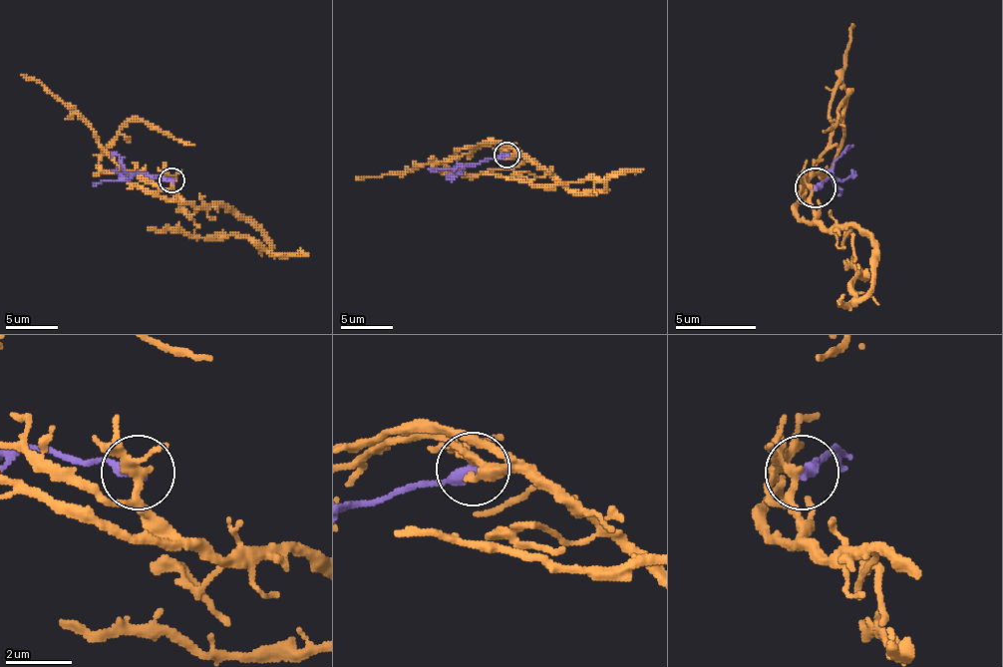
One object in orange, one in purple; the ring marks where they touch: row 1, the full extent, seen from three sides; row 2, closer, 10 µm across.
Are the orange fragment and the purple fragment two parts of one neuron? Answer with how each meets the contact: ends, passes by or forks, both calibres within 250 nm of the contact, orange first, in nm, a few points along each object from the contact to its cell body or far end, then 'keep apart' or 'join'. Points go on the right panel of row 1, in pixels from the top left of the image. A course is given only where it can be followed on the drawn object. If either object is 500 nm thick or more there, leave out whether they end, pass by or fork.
orange forks | purple ends | 190/380 nm | orange via (814, 188), (802, 200), (802, 192), (814, 176), (814, 164), (830, 140), (830, 91), (846, 63), (854, 22) | purple via (814, 188), (830, 176), (838, 192) | keep apart

